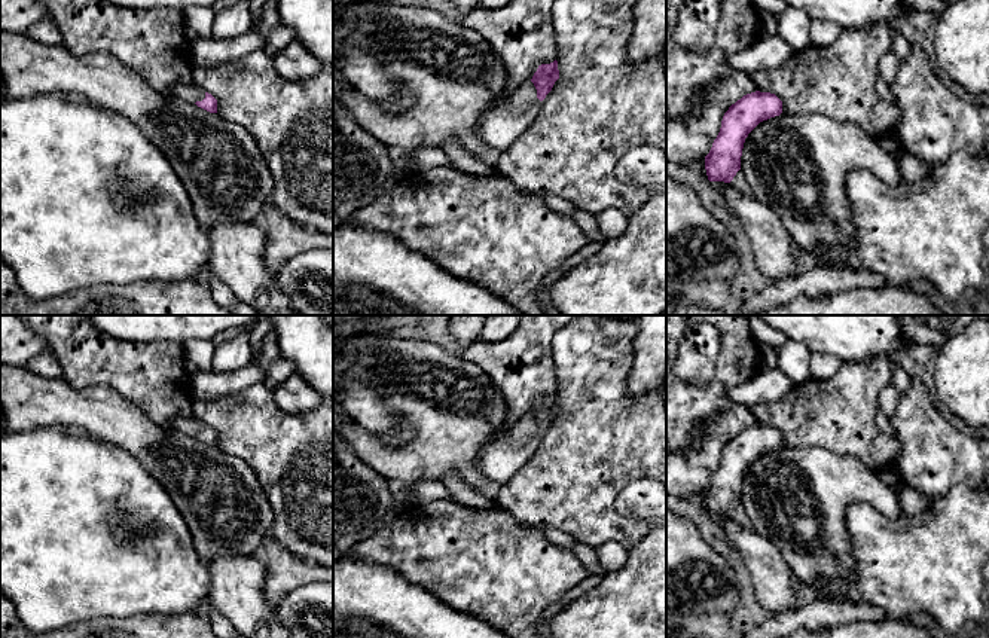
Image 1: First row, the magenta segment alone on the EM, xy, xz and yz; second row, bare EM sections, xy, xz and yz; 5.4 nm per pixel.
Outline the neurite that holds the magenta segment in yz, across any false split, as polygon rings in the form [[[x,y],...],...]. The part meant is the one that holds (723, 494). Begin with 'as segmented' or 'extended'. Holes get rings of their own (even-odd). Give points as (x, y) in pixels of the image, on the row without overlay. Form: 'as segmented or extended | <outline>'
as segmented | [[[751,425],[729,440],[721,461],[705,489],[705,503],[709,515],[730,516],[741,503],[741,489],[745,471],[763,454],[779,449],[782,434],[770,425]]]

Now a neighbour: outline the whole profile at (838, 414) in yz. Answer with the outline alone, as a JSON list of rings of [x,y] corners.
[[[877,357],[864,363],[842,363],[840,369],[828,379],[811,378],[805,384],[793,385],[787,396],[775,403],[751,407],[757,424],[775,427],[782,434],[782,446],[816,446],[836,455],[857,457],[876,473],[895,467],[900,443],[885,434],[876,424],[879,394],[891,385],[891,361]]]

